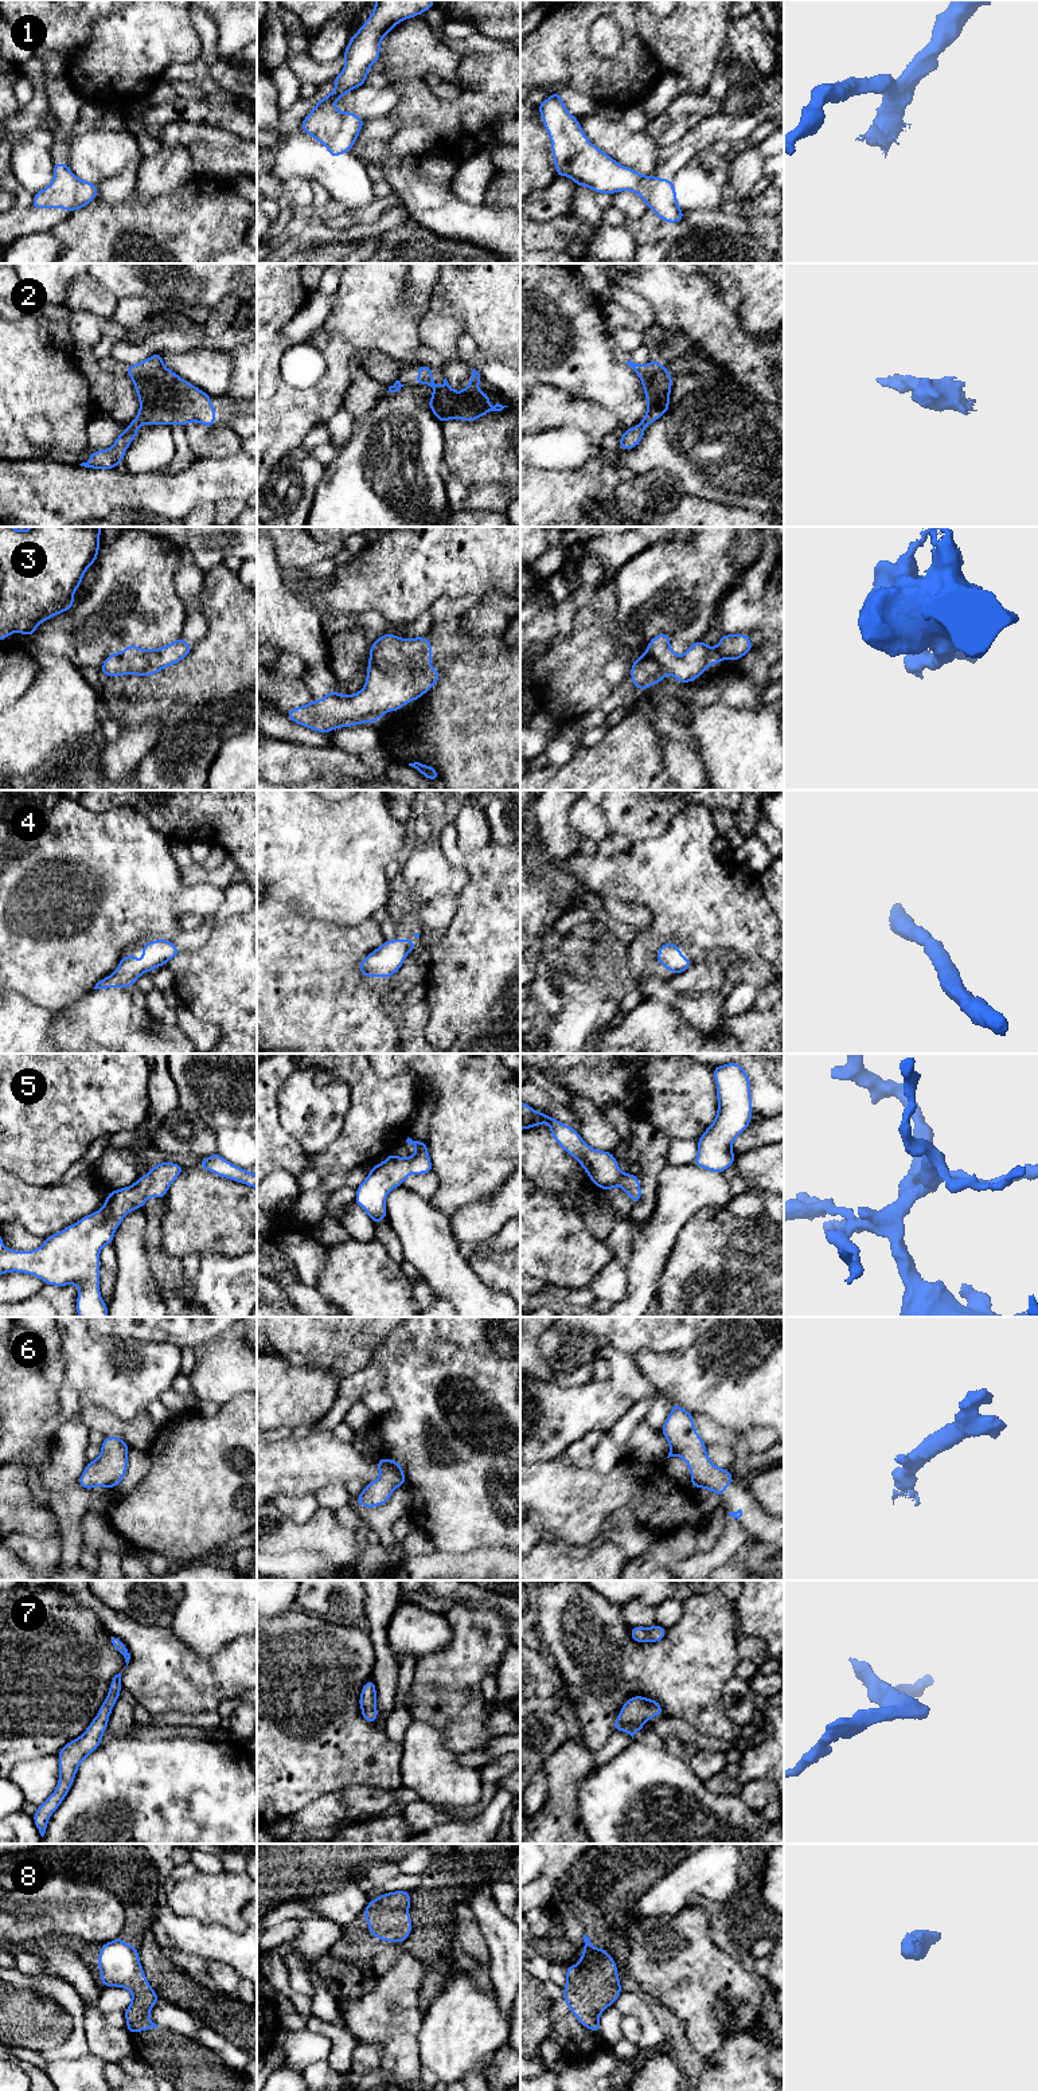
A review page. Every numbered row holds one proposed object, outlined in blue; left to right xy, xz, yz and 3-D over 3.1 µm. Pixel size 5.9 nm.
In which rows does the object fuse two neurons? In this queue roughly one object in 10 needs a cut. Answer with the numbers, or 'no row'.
no row

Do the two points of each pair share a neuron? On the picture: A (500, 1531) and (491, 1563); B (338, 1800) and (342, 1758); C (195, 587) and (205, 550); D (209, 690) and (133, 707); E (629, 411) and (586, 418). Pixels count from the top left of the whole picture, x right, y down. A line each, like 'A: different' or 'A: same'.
A: different
B: different
C: different
D: same
E: different

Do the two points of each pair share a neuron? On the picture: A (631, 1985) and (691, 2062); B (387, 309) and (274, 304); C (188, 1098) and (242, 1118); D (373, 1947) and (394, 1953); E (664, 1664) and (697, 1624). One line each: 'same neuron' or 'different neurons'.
A: same neuron
B: different neurons
C: same neuron
D: different neurons
E: same neuron

